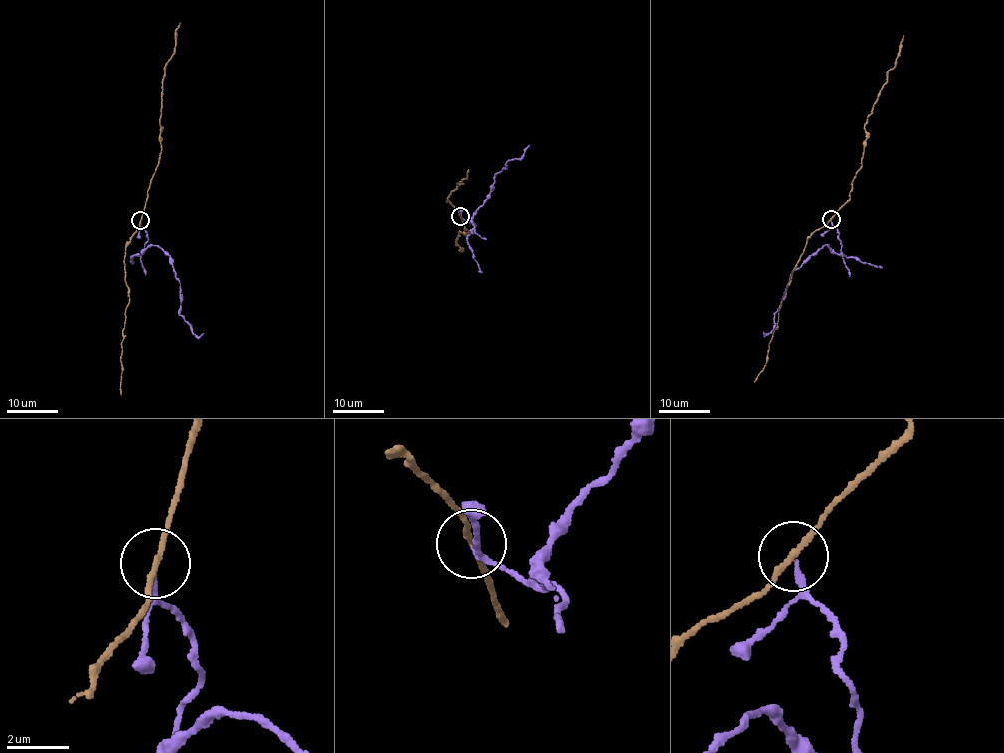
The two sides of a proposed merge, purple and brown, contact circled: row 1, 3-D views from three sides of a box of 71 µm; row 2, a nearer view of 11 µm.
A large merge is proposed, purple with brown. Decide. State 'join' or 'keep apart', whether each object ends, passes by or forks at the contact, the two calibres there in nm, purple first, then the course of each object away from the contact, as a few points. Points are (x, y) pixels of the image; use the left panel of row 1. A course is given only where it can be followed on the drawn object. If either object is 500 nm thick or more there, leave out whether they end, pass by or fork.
keep apart; purple passes by; brown passes by; 120 nm thick on the purple side, 170 nm on the other; purple runs (141, 220), (147, 238), (143, 253), (152, 245), (168, 255), (180, 283), (179, 314), (195, 334), (204, 333); brown runs (141, 220), (161, 147), (164, 66), (171, 56), (175, 30), (181, 22)

